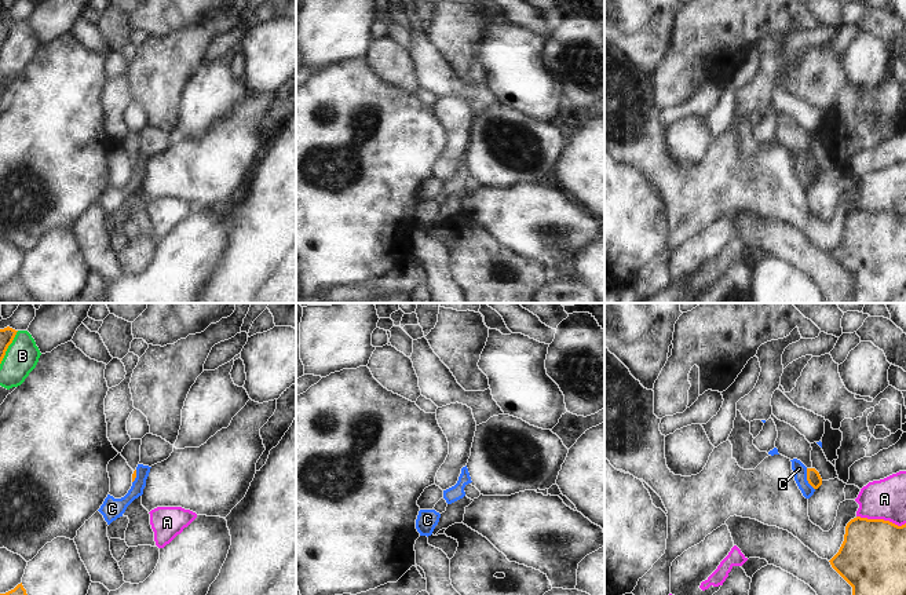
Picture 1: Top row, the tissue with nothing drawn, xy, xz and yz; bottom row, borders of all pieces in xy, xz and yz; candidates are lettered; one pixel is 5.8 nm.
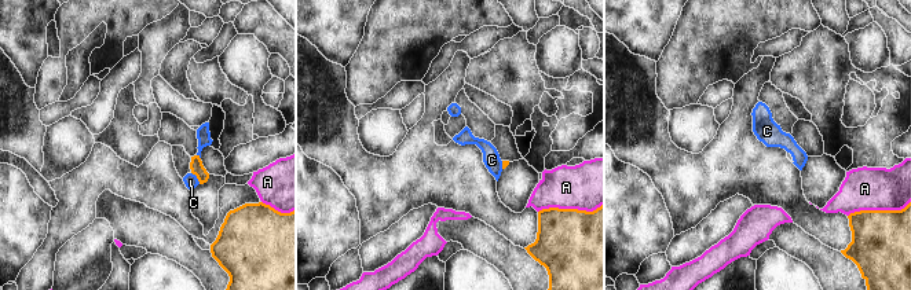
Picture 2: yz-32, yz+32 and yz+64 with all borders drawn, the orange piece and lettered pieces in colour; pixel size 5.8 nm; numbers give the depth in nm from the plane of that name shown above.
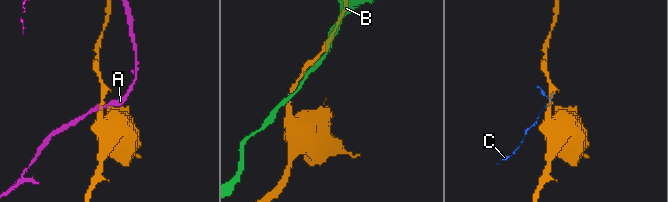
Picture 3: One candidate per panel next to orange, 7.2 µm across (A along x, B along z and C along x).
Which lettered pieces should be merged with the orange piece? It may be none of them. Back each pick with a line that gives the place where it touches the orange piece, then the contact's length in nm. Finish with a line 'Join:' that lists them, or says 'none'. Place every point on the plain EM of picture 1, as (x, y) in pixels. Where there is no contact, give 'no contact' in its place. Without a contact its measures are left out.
Join: none

